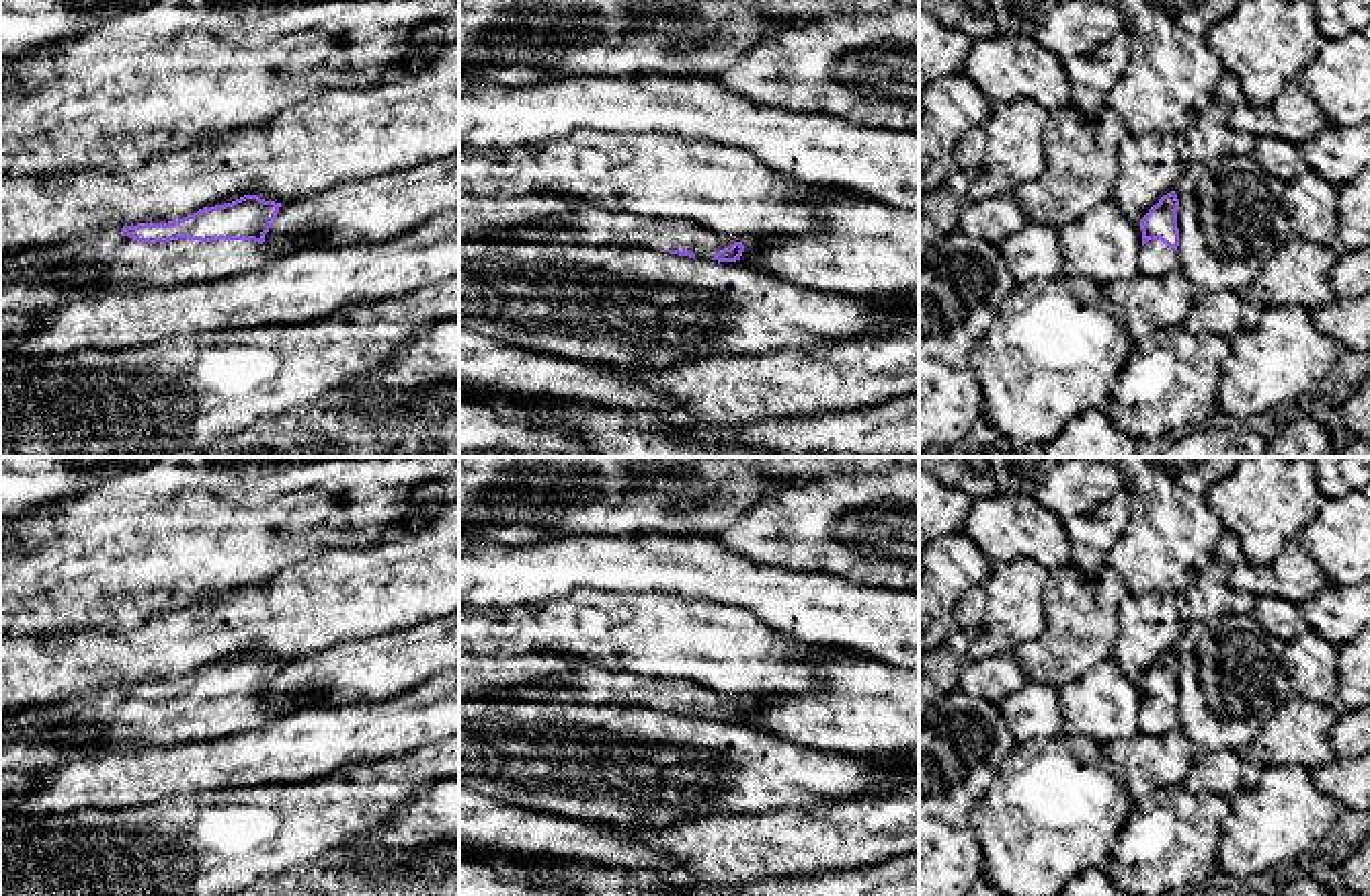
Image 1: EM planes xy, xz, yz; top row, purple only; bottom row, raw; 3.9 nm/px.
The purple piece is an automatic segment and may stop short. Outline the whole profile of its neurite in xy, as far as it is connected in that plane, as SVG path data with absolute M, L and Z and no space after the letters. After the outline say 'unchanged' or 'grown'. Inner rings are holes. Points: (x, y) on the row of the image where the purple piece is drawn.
M244 195L178 221L88 232L4 256L0 314L43 316L68 303L176 289L256 271L273 258L263 242L279 207L281 203L258 195ZM94 262L105 275L96 287L64 287L57 279L33 277L43 269L64 273L72 264L90 273Z | grown

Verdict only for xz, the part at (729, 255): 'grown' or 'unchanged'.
grown

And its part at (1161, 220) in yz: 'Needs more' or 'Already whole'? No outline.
Needs more

